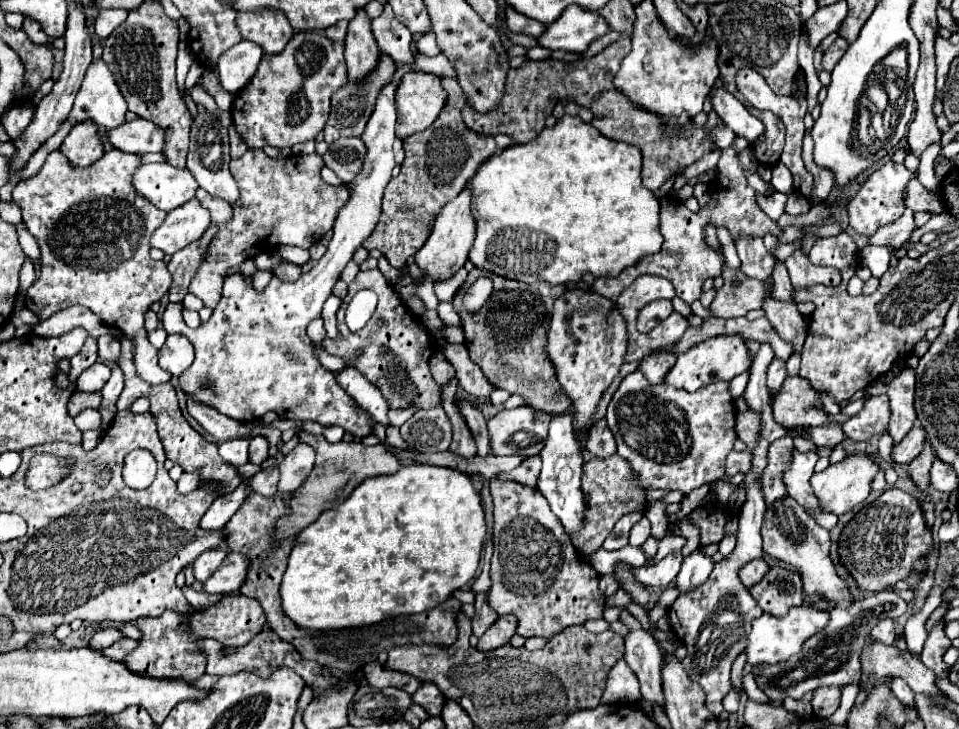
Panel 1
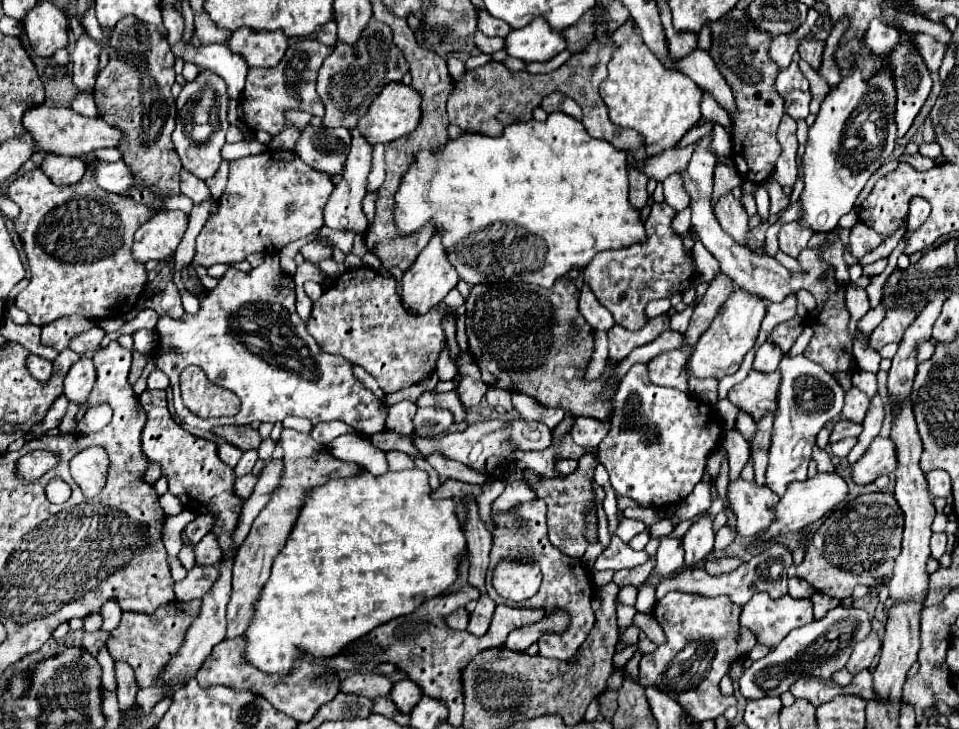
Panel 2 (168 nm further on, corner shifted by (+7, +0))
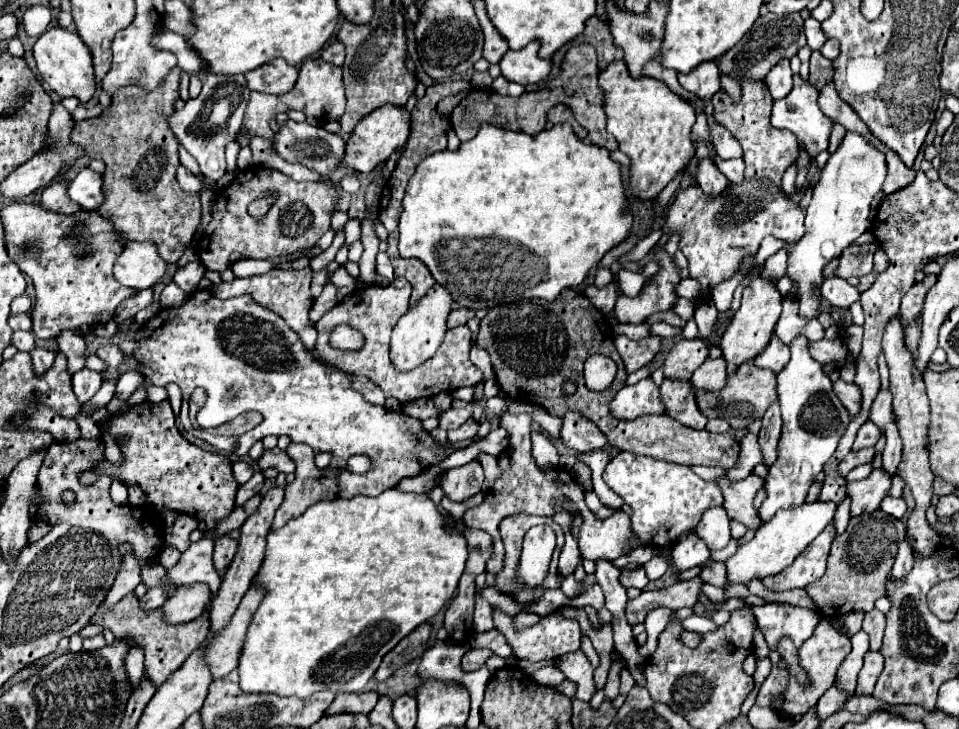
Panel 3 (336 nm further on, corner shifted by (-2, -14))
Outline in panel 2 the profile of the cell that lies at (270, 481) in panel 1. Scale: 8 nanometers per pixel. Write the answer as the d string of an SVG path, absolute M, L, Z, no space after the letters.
M247 474L247 476L241 476L235 480L235 486L233 486L233 492L239 496L239 498L249 498L253 488L257 484L257 476L255 474Z

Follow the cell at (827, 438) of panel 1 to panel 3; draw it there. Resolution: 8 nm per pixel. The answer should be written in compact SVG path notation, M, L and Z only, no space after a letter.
M868 420L866 424L860 426L852 450L862 450L862 448L868 448L868 446L876 446L878 438L880 438L880 430L878 430L878 426L876 426L874 422Z

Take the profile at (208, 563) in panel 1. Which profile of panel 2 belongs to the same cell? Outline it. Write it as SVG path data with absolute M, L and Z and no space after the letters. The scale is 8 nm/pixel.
M213 532L203 536L203 540L195 546L195 560L199 566L215 566L223 558L223 550Z

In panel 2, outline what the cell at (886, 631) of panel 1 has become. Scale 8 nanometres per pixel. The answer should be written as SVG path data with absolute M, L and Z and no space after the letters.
M871 632L865 640L855 644L855 650L853 650L853 654L851 654L845 668L851 674L859 674L861 670L867 670L873 664L875 654L879 652L879 648L881 648L881 640L879 640L879 636L875 632Z

